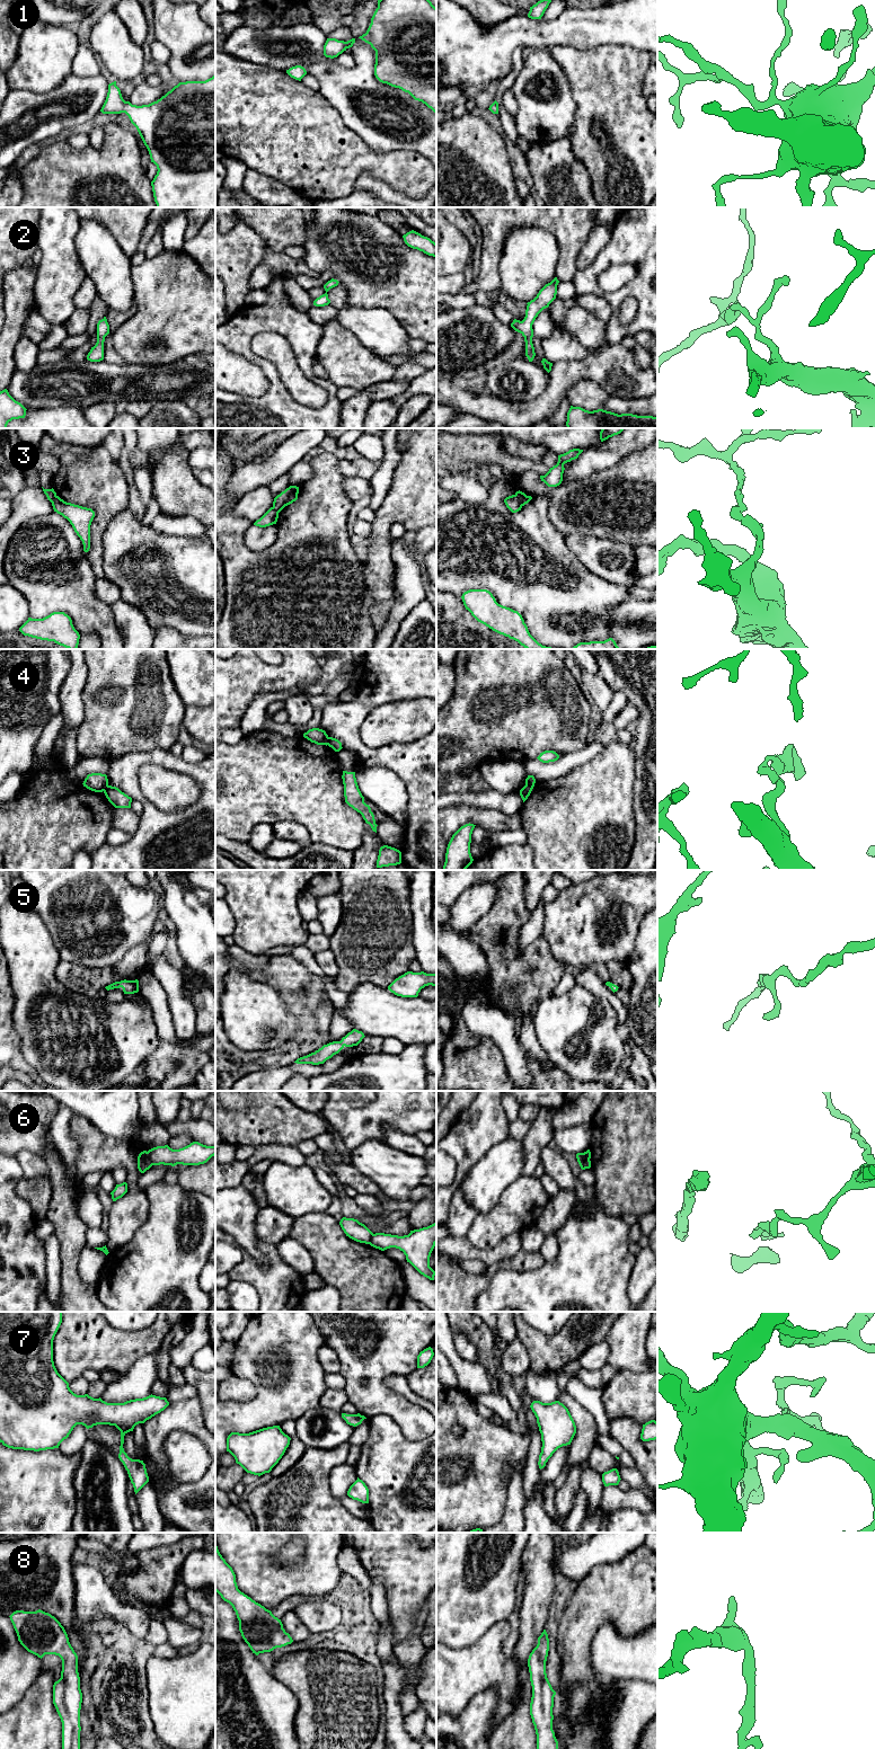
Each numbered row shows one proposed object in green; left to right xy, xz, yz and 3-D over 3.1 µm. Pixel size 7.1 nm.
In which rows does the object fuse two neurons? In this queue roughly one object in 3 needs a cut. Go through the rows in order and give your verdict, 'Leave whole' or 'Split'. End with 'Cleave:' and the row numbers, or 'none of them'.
1: Leave whole
2: Leave whole
3: Split
4: Split
5: Leave whole
6: Split
7: Leave whole
8: Leave whole
Cleave: 3, 4, 6

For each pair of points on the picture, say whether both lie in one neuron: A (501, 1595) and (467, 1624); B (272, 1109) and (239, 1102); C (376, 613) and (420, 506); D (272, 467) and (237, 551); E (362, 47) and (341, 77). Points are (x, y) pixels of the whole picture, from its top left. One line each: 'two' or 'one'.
A: one
B: two
C: one
D: two
E: one

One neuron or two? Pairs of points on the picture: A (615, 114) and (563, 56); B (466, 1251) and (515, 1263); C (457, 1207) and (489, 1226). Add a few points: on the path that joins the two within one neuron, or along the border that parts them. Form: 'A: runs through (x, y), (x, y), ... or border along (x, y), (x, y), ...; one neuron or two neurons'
A: runs through (606, 99), (577, 71); one neuron
B: border along (521, 1249), (511, 1258), (505, 1258), (487, 1267); two neurons
C: border along (478, 1213), (466, 1236); two neurons

